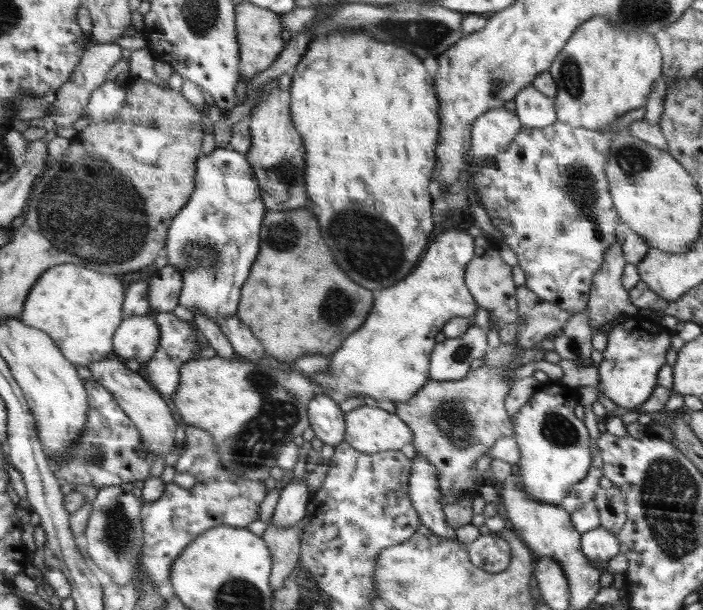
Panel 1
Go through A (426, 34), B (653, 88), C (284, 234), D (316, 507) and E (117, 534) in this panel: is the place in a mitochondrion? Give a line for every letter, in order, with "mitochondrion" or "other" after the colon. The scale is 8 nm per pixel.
A: mitochondrion
B: other
C: mitochondrion
D: other
E: mitochondrion

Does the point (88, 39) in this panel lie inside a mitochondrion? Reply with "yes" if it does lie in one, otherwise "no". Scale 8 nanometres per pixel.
no

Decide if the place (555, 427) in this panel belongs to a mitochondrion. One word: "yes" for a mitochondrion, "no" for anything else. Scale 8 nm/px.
yes

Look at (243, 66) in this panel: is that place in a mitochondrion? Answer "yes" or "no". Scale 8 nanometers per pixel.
no

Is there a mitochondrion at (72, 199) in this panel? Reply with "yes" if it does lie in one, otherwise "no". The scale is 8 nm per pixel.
yes

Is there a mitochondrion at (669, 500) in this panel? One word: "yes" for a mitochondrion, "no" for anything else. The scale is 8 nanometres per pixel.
yes

